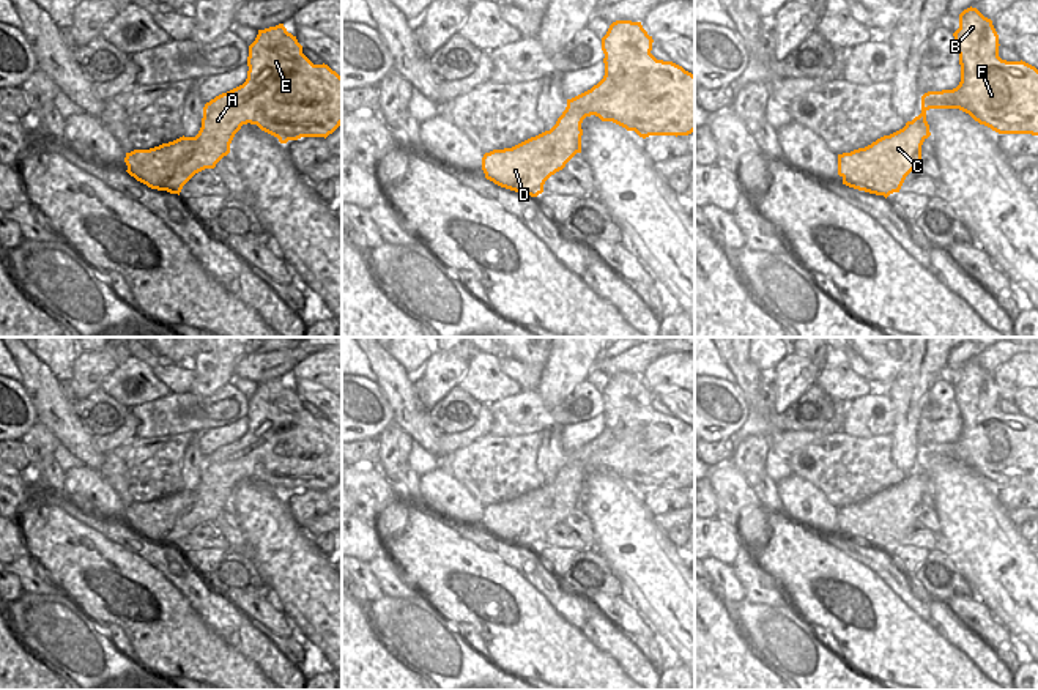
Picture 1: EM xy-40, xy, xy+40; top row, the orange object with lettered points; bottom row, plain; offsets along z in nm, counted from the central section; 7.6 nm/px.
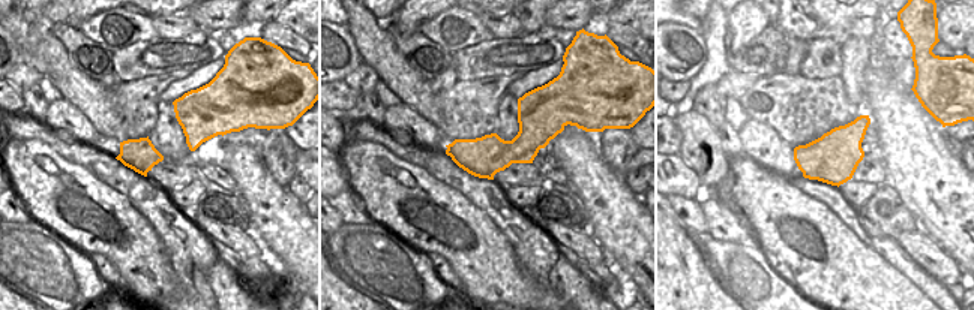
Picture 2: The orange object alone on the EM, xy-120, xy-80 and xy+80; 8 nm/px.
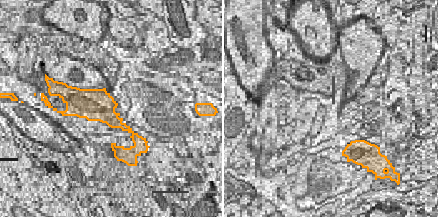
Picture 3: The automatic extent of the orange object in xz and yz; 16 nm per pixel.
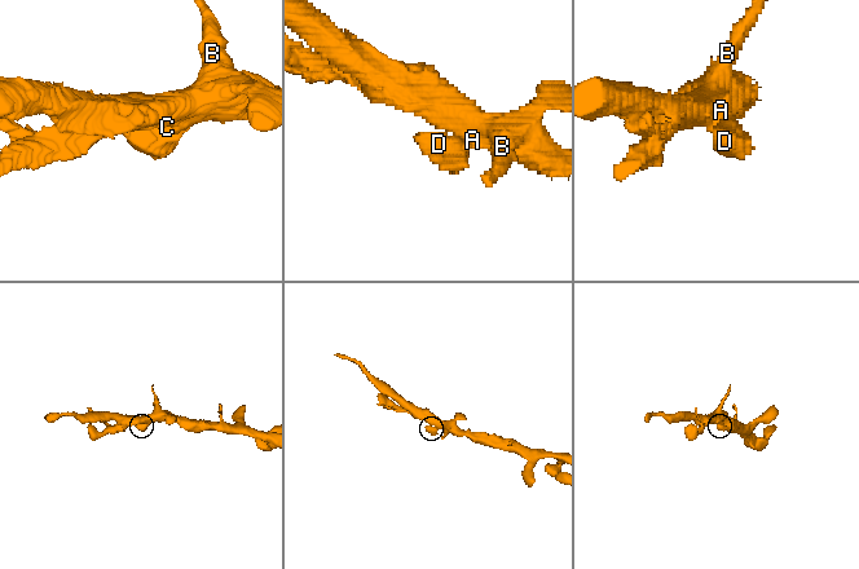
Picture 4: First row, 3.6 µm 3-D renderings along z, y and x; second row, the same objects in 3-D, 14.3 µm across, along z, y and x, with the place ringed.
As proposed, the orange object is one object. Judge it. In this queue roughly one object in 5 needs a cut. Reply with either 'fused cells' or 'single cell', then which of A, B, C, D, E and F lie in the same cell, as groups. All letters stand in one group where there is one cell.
single cell | A B C D E F

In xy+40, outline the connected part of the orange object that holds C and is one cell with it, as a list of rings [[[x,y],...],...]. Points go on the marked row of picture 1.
[[[977,8],[959,14],[953,36],[961,65],[959,85],[925,93],[921,113],[903,129],[838,154],[843,184],[885,198],[899,192],[906,176],[918,167],[921,145],[931,135],[929,109],[959,109],[999,134],[1038,135],[1038,69],[1022,60],[1002,60],[992,20]]]

